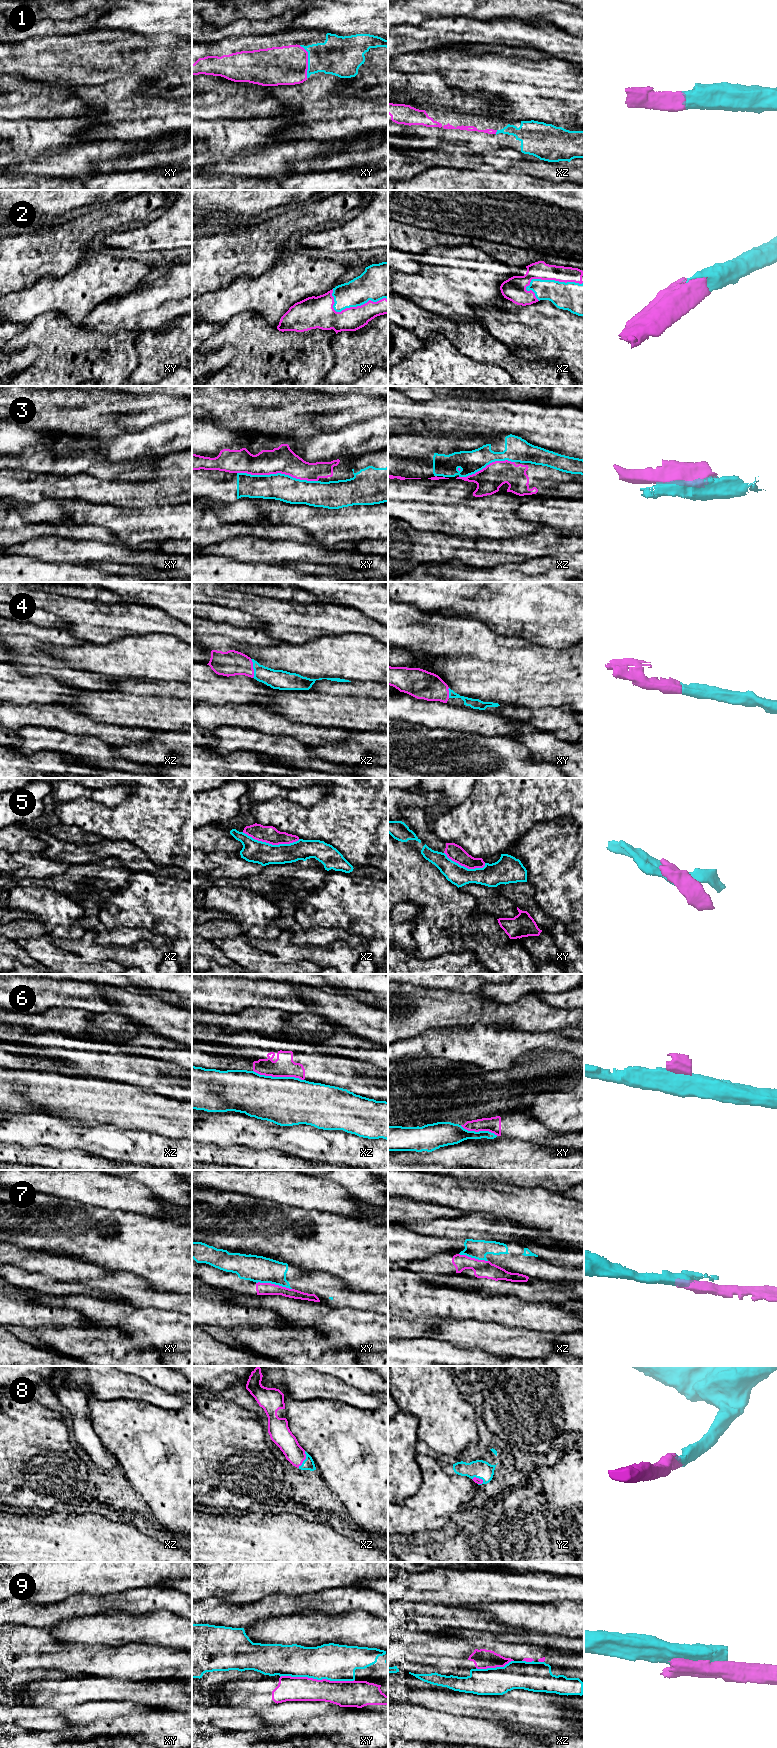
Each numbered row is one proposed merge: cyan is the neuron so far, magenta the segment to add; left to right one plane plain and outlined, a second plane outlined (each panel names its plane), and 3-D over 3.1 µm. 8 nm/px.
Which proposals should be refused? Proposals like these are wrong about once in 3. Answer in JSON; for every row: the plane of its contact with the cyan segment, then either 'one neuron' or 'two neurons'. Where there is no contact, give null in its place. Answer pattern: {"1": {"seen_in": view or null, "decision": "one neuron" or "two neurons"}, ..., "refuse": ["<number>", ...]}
{"1": {"seen_in": "xy", "decision": "one neuron"}, "2": {"seen_in": "xz", "decision": "one neuron"}, "3": {"seen_in": "xy", "decision": "two neurons"}, "4": {"seen_in": "xz", "decision": "one neuron"}, "5": {"seen_in": "xz", "decision": "two neurons"}, "6": {"seen_in": "xz", "decision": "two neurons"}, "7": {"seen_in": "xy", "decision": "two neurons"}, "8": {"seen_in": "xz", "decision": "one neuron"}, "9": {"seen_in": "xy", "decision": "two neurons"}, "refuse": ["3", "5", "6", "7", "9"]}

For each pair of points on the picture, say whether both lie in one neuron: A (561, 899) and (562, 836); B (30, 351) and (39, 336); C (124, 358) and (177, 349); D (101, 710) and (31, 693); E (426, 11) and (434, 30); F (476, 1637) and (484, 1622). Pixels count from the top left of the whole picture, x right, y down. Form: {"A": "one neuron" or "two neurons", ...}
{"A": "one neuron", "B": "two neurons", "C": "two neurons", "D": "two neurons", "E": "two neurons", "F": "two neurons"}

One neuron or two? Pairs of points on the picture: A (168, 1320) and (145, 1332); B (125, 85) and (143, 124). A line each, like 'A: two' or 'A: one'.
A: one
B: one

